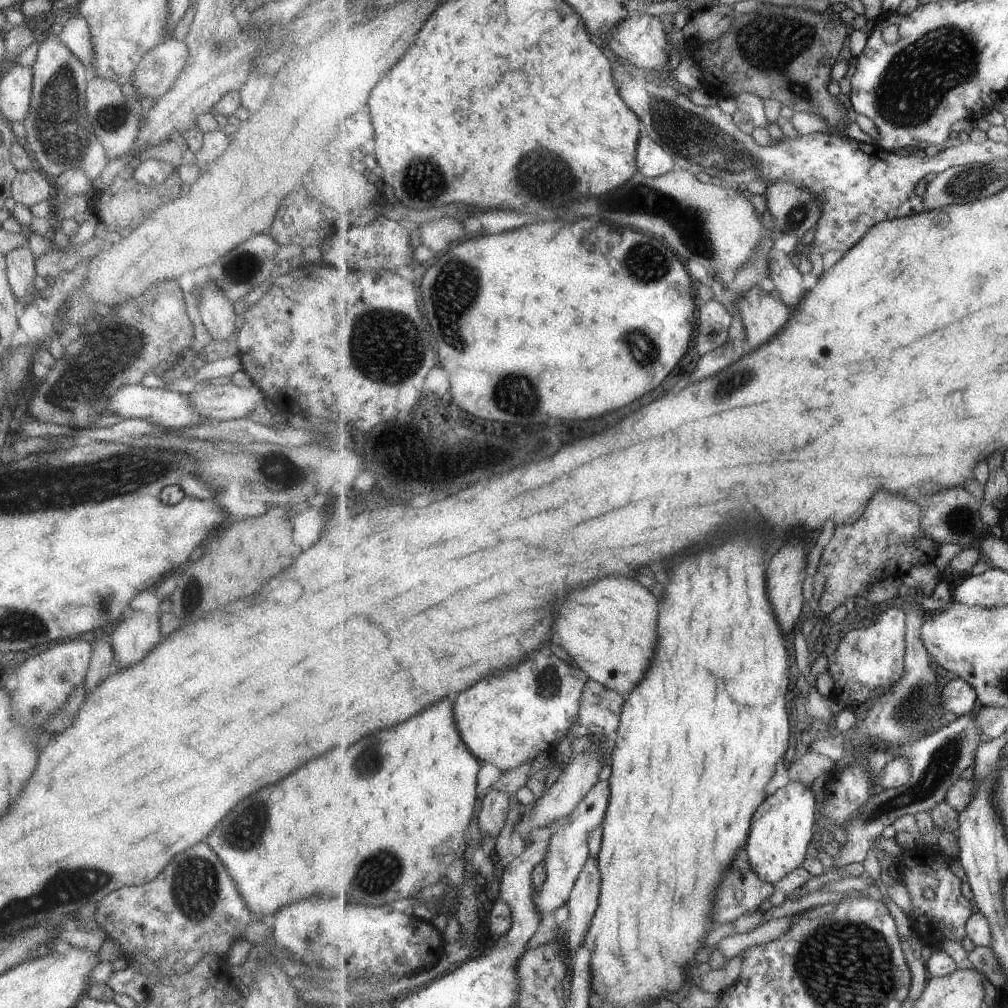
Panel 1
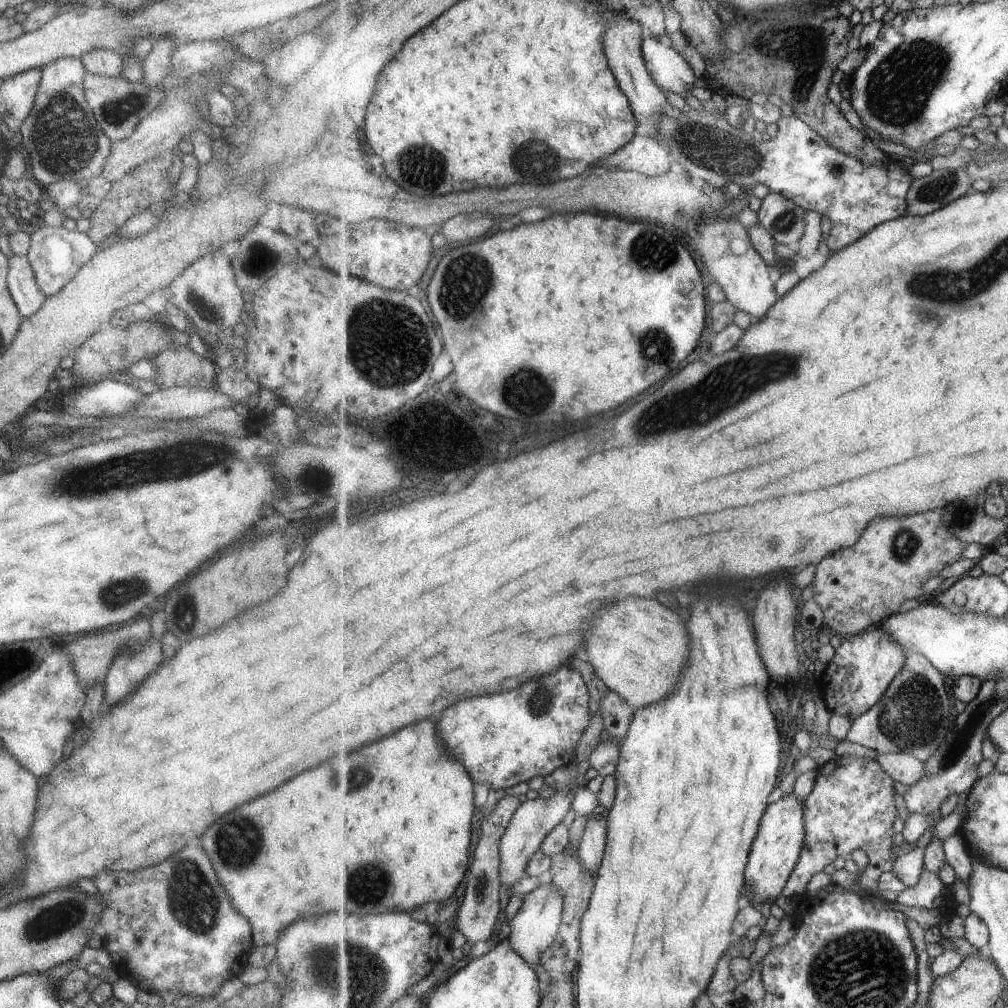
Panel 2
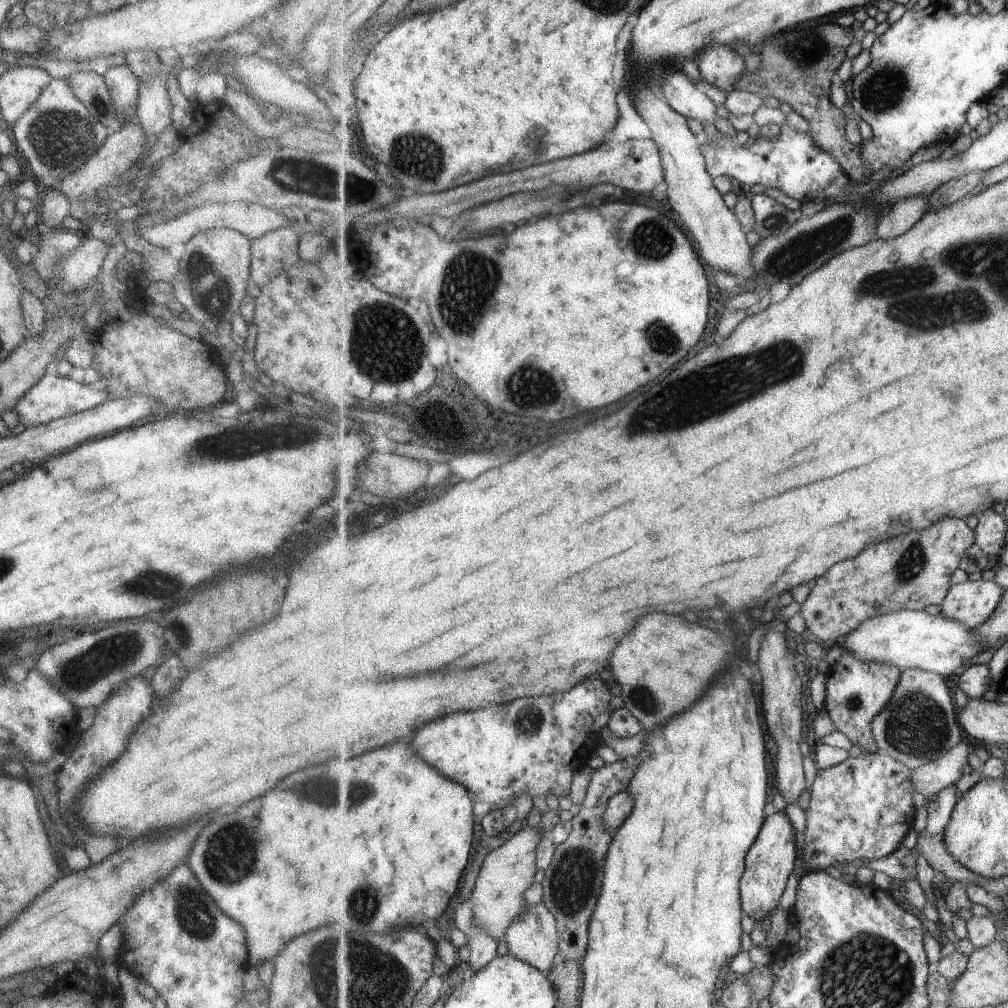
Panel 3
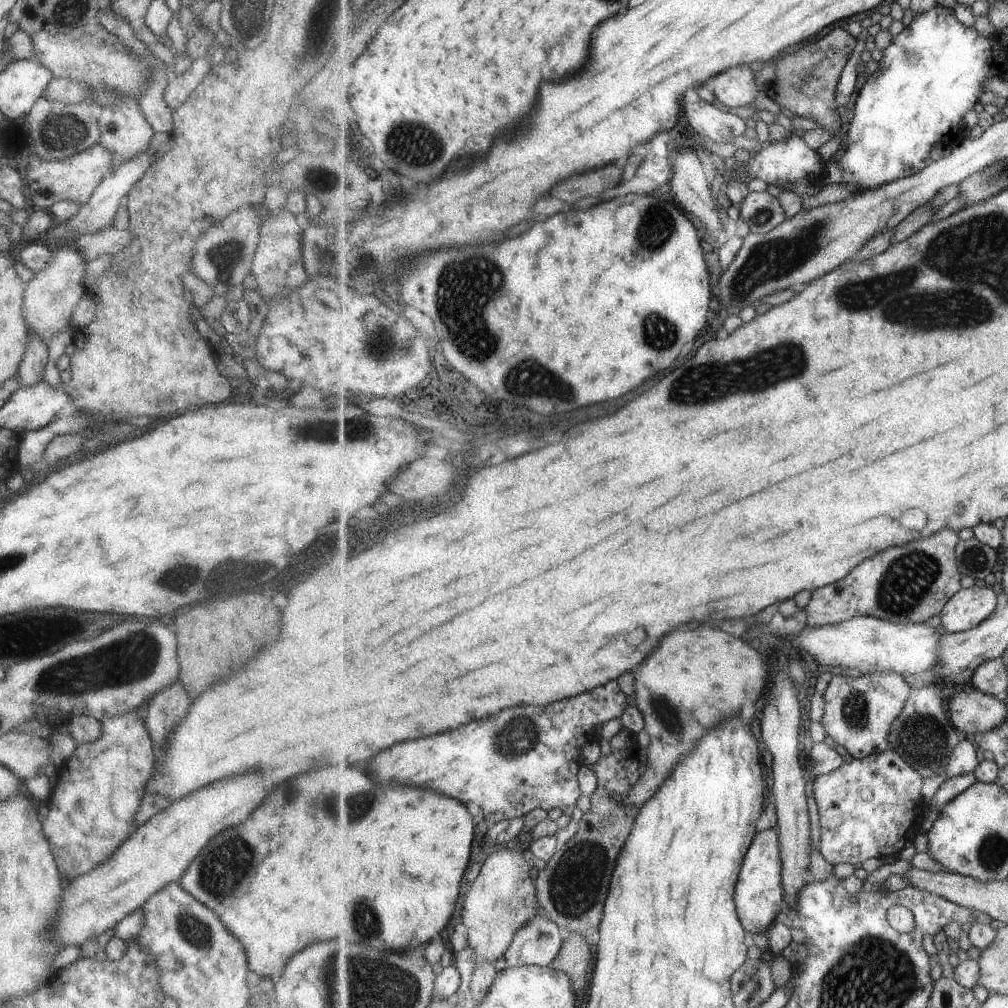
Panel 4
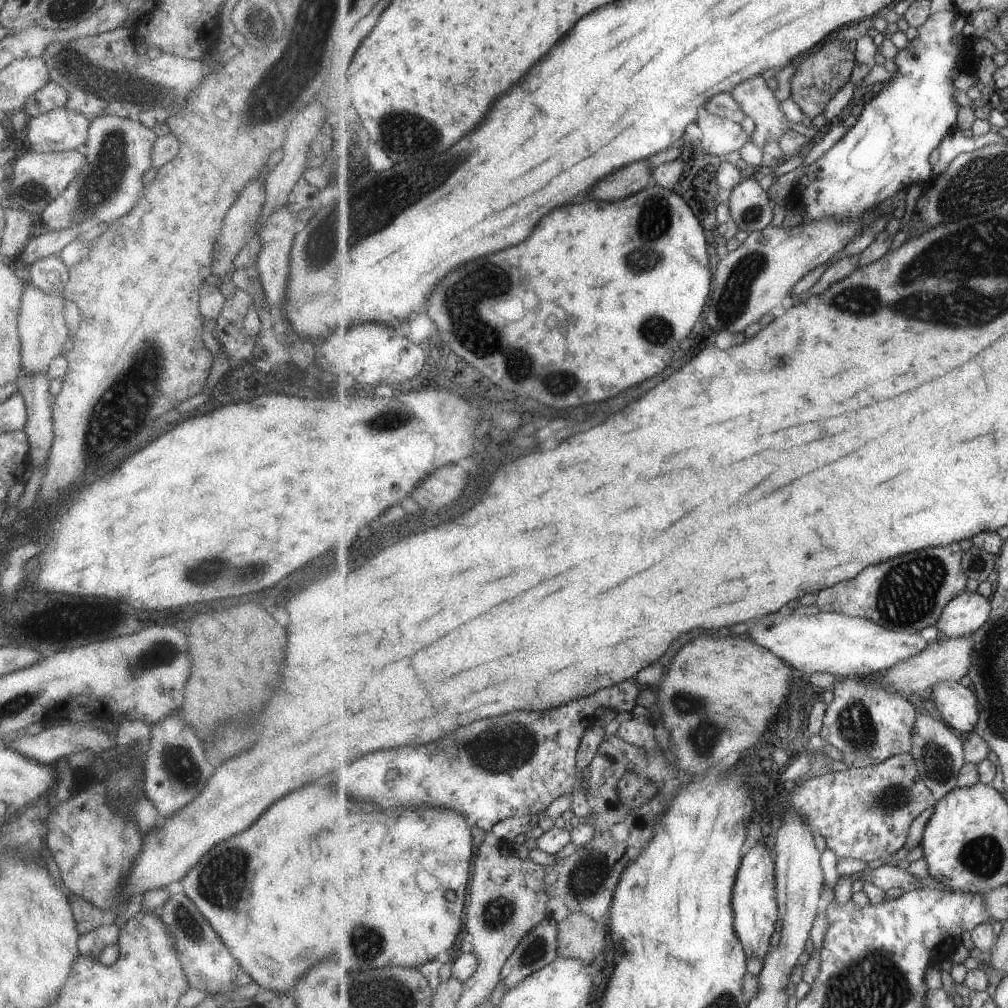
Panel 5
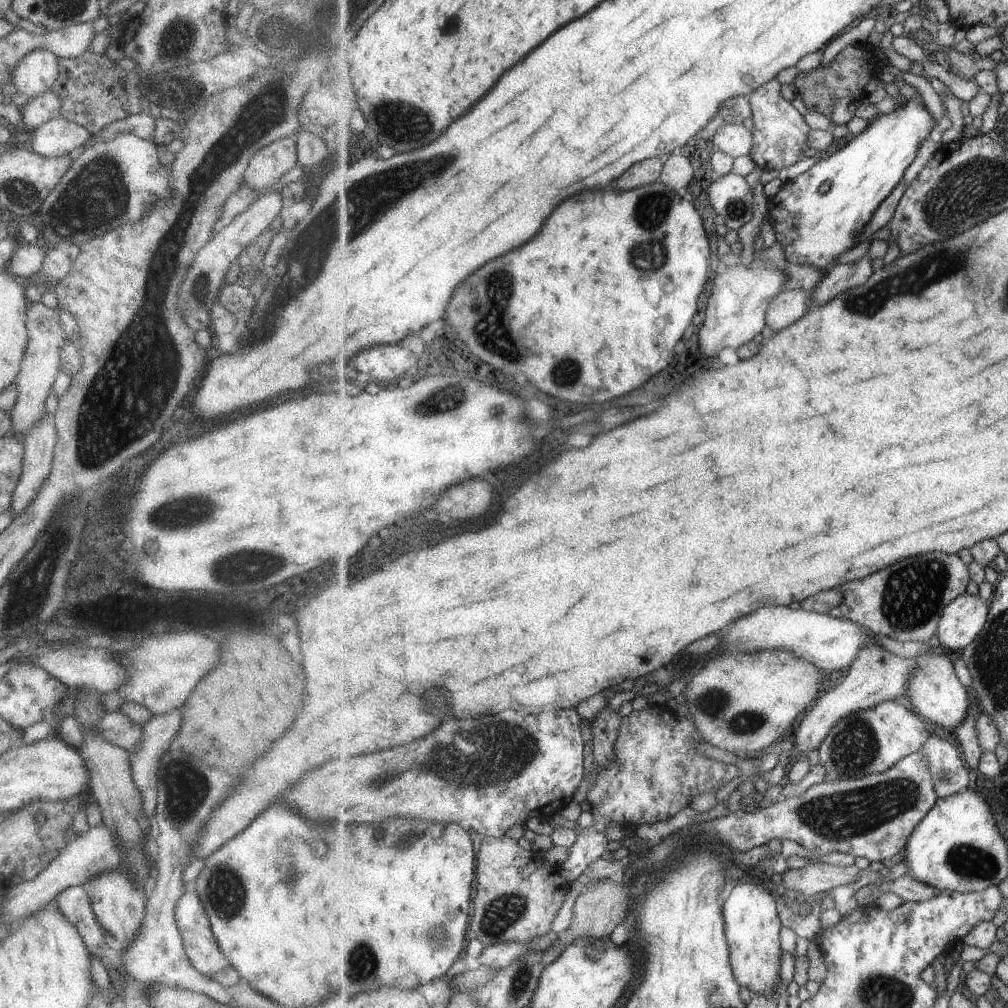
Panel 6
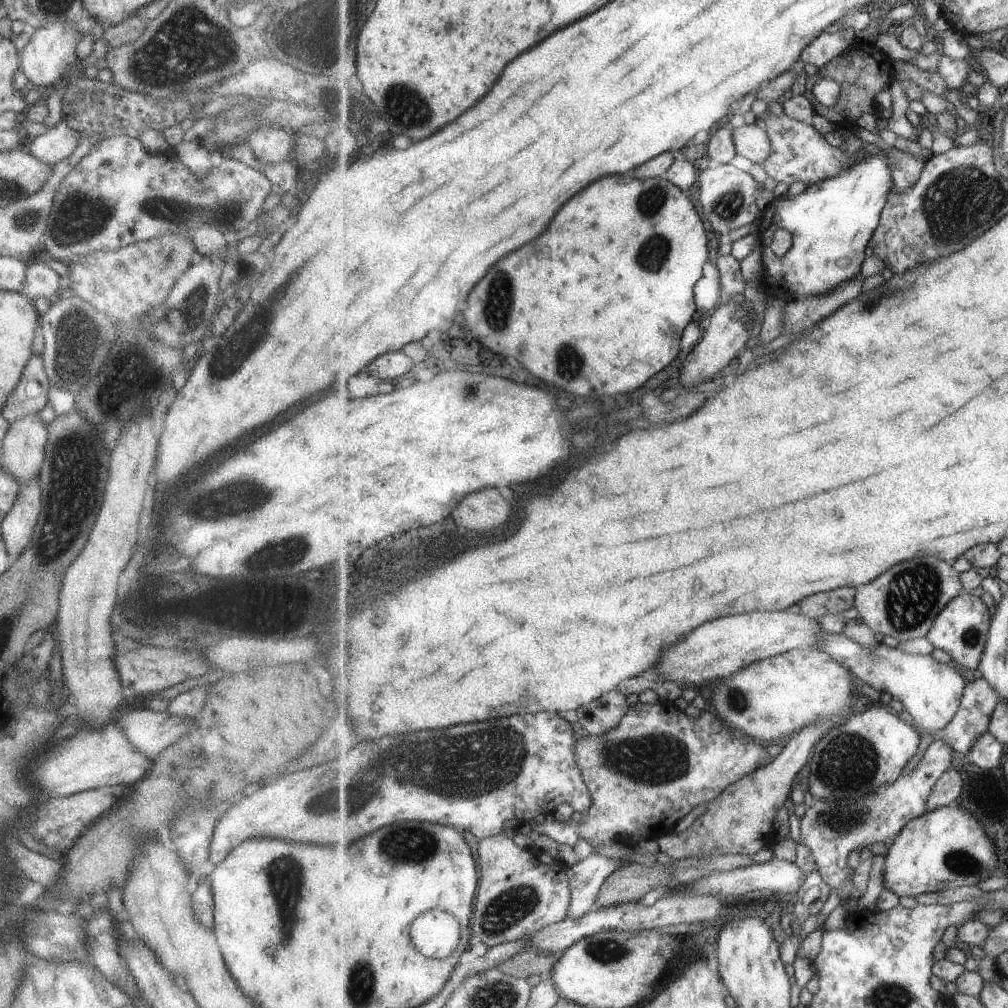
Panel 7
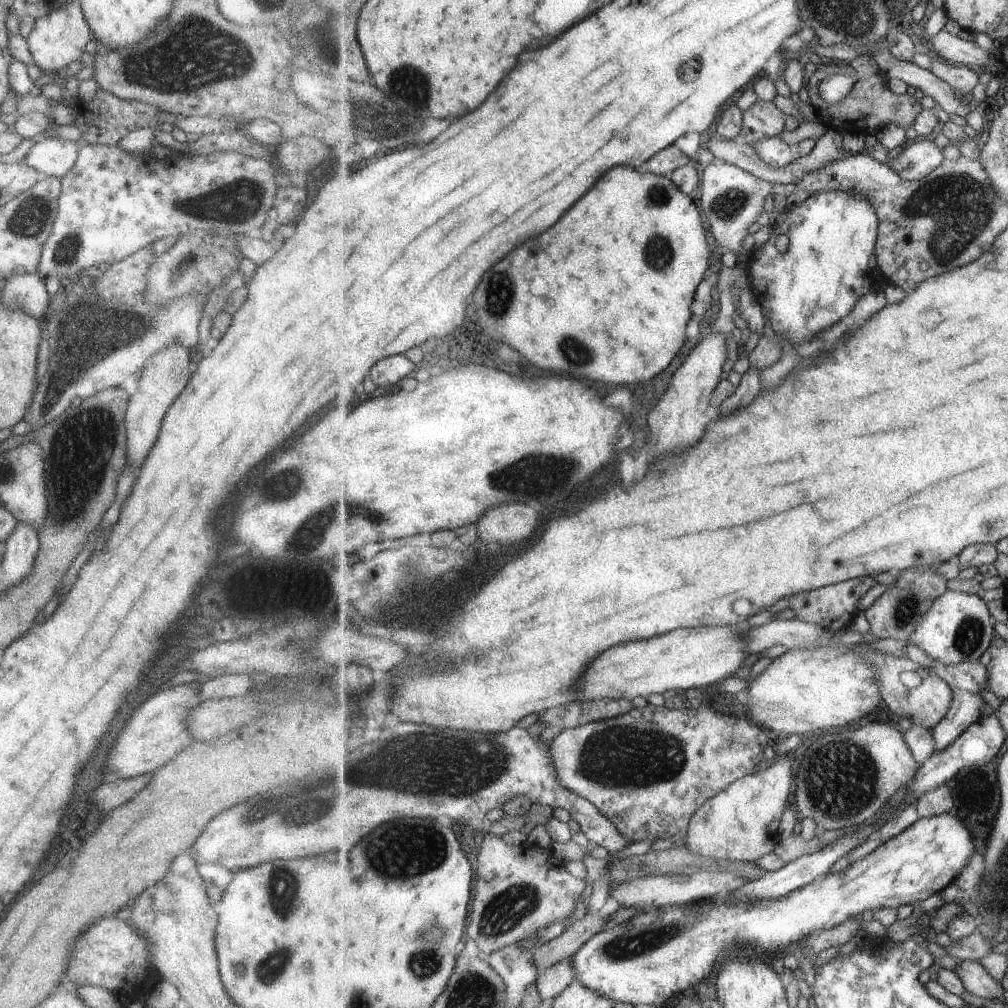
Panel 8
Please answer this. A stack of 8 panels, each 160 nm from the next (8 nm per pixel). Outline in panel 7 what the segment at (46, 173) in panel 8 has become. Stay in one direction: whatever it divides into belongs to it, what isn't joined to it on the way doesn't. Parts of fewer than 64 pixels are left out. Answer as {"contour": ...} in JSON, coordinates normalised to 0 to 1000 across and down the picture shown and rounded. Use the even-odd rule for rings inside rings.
{"contour":[[[62,117],[59,118],[53,125],[49,126],[44,133],[36,136],[26,137],[25,146],[31,155],[34,155],[39,161],[53,166],[54,163],[65,158],[76,145],[79,140],[79,133],[67,126]]]}

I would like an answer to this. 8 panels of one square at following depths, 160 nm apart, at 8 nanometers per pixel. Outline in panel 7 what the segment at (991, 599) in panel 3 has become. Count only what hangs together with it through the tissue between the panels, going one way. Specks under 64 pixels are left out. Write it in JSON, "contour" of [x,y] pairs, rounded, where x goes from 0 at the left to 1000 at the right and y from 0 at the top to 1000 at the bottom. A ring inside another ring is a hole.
{"contour":[[[953,588],[928,614],[927,620],[920,628],[919,633],[928,644],[941,648],[955,664],[969,665],[979,639],[984,613],[981,603],[972,592],[962,588]]]}

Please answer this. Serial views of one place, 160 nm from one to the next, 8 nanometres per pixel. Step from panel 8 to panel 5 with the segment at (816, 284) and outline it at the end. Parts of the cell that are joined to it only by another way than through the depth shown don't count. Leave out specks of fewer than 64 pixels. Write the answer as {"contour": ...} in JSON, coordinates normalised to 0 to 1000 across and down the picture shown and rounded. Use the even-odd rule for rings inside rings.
{"contour":[[[949,10],[945,12],[928,12],[925,16],[916,24],[915,28],[911,29],[912,35],[910,38],[904,40],[900,43],[899,48],[896,50],[891,50],[889,56],[887,57],[887,63],[890,69],[884,72],[884,77],[880,83],[877,83],[876,87],[870,91],[869,95],[866,95],[860,103],[855,106],[854,113],[852,114],[851,120],[837,133],[836,137],[832,138],[818,153],[814,154],[810,160],[806,161],[801,167],[800,172],[795,176],[789,190],[787,190],[786,201],[791,202],[798,208],[796,220],[805,221],[809,219],[815,219],[818,217],[828,217],[831,219],[850,219],[852,216],[856,217],[861,211],[868,209],[874,202],[882,199],[887,192],[890,192],[893,188],[899,188],[908,181],[919,182],[924,179],[927,173],[927,165],[924,165],[922,161],[922,155],[926,153],[928,147],[932,148],[936,139],[943,133],[947,133],[951,129],[949,125],[949,111],[951,111],[951,103],[947,99],[951,87],[944,83],[943,73],[945,69],[948,70],[959,70],[965,73],[964,69],[960,67],[965,63],[967,58],[964,57],[965,52],[962,49],[962,41],[960,37],[956,34],[956,30],[959,24],[958,16],[952,14]]]}

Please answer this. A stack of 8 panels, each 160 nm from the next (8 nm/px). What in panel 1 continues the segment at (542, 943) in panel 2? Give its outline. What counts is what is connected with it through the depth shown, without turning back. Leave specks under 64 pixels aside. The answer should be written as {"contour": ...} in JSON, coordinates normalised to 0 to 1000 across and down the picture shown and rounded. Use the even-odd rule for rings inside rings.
{"contour":[[[594,775],[574,800],[563,810],[563,816],[558,816],[553,826],[547,829],[544,848],[540,858],[544,867],[540,880],[532,883],[530,896],[534,900],[534,906],[538,911],[538,918],[545,918],[551,903],[563,899],[565,887],[568,885],[570,876],[584,851],[584,837],[582,831],[590,819],[597,819],[605,797],[605,776]]]}

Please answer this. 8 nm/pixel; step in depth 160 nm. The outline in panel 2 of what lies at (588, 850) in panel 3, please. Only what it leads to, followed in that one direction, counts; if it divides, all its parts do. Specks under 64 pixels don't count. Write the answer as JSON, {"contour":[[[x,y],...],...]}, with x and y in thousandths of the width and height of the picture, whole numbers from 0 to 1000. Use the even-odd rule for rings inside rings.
{"contour":[[[566,835],[561,844],[555,846],[545,863],[544,870],[551,881],[559,888],[560,902],[555,927],[551,935],[538,946],[539,958],[555,970],[573,962],[577,947],[577,911],[585,900],[585,893],[589,887],[591,869],[578,857],[575,852],[575,835]]]}

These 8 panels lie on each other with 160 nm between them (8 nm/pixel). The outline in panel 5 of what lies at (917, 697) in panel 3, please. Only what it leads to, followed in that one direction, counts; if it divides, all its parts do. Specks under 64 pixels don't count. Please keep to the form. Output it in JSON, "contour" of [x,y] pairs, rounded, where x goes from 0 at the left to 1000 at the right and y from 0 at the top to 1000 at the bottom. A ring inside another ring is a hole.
{"contour":[[[912,702],[908,724],[906,724],[906,752],[910,757],[910,762],[914,767],[914,774],[918,780],[926,786],[930,794],[935,794],[939,788],[950,782],[951,766],[957,760],[956,736],[947,728],[947,724],[942,722],[938,716],[928,714],[918,705]]]}

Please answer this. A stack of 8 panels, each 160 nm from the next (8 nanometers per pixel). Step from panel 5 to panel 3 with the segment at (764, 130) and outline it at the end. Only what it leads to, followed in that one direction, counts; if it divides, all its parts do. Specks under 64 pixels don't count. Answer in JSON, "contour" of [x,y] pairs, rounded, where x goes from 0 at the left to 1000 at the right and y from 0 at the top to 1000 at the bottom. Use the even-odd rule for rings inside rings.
{"contour":[[[708,43],[696,52],[690,60],[697,77],[707,85],[714,87],[721,95],[726,92],[741,71],[739,58],[723,46]]]}

